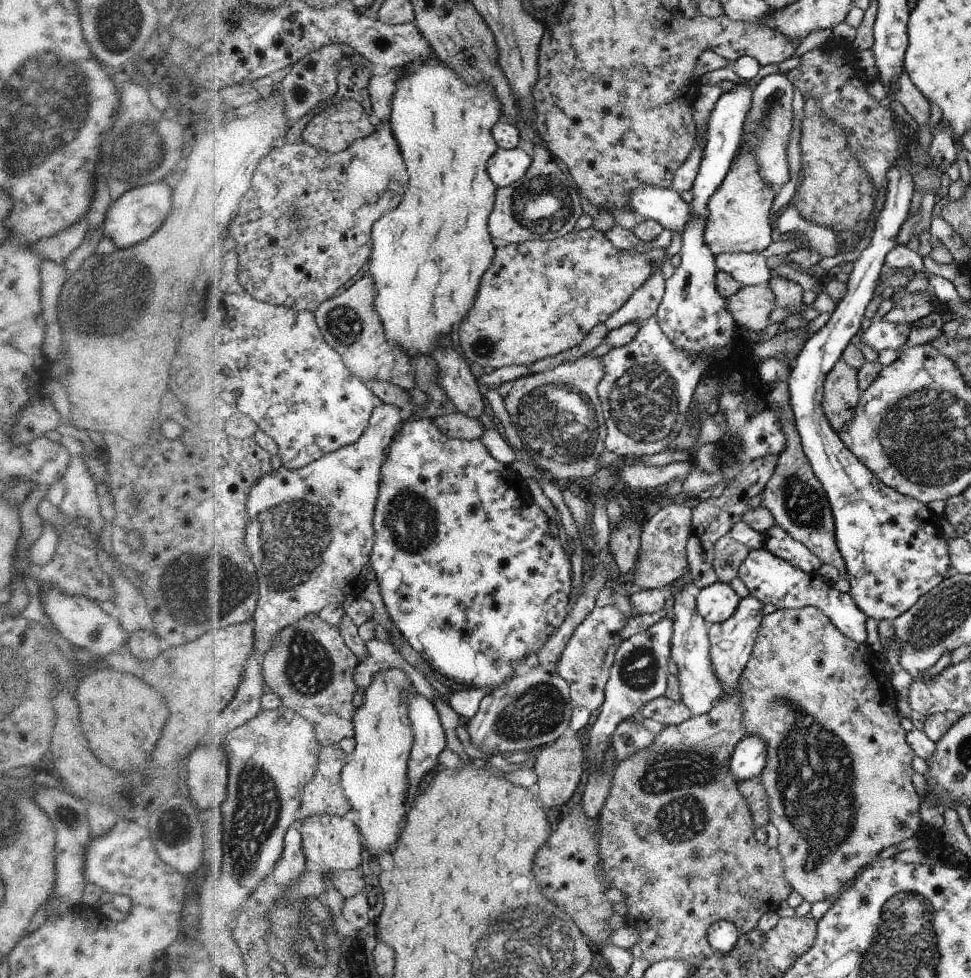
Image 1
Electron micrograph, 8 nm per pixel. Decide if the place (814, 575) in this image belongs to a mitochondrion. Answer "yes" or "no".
no

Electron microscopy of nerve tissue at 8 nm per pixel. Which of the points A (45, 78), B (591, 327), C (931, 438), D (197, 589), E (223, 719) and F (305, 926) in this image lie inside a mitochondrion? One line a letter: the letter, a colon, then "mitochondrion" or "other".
A: mitochondrion
B: other
C: mitochondrion
D: mitochondrion
E: other
F: mitochondrion

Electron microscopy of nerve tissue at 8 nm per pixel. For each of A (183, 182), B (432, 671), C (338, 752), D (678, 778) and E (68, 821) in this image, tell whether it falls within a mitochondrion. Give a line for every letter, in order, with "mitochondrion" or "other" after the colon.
A: other
B: other
C: other
D: mitochondrion
E: mitochondrion

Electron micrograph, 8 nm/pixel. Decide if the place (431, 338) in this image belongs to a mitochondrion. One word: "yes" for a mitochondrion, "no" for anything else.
no

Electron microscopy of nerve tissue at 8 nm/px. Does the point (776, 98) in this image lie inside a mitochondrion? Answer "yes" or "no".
yes

